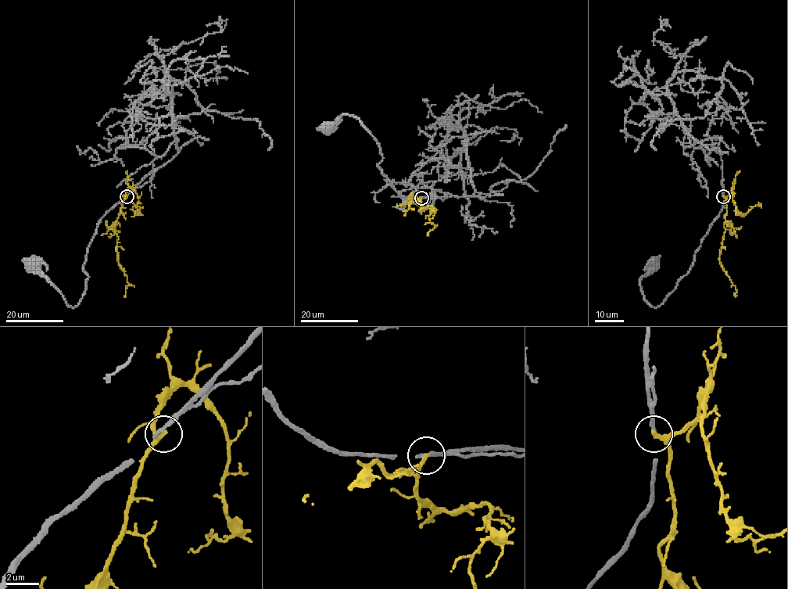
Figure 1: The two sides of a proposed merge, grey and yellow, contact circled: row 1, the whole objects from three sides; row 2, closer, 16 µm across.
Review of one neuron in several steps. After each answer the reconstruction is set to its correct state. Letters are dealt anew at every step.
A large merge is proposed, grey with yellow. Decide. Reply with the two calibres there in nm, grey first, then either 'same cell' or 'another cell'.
280 nm thick on the grey side, 280 nm on the other; another cell

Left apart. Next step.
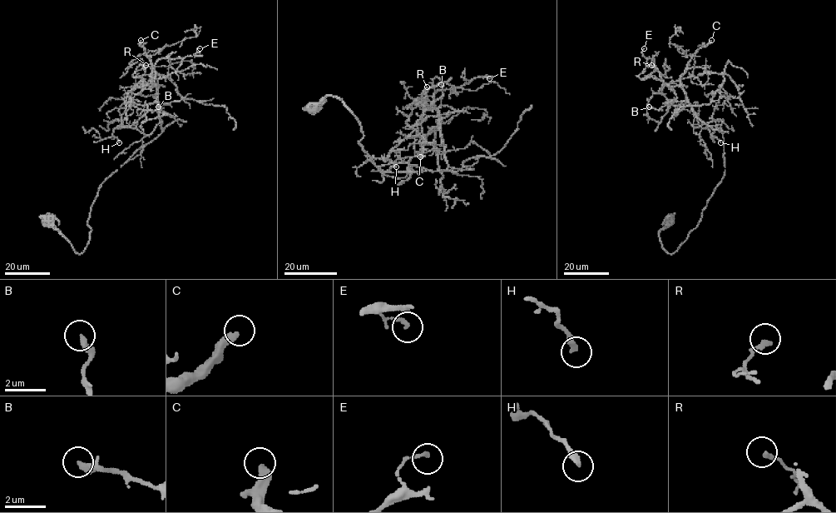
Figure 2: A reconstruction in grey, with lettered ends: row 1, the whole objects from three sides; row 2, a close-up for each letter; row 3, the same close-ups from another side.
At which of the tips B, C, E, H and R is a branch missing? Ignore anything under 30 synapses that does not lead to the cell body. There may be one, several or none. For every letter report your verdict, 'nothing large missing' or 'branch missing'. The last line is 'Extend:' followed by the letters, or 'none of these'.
B: nothing large missing
C: branch missing
E: nothing large missing
H: nothing large missing
R: nothing large missing
Extend: C

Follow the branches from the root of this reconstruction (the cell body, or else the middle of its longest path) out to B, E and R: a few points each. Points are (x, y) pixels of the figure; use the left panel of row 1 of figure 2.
B: (49, 221), (76, 252), (84, 251), (100, 186), (160, 133), (158, 107)
E: (49, 221), (76, 252), (84, 251), (100, 186), (164, 128), (151, 82), (154, 66), (200, 48)
R: (49, 221), (81, 254), (100, 186), (164, 128), (158, 89), (144, 73), (145, 65)

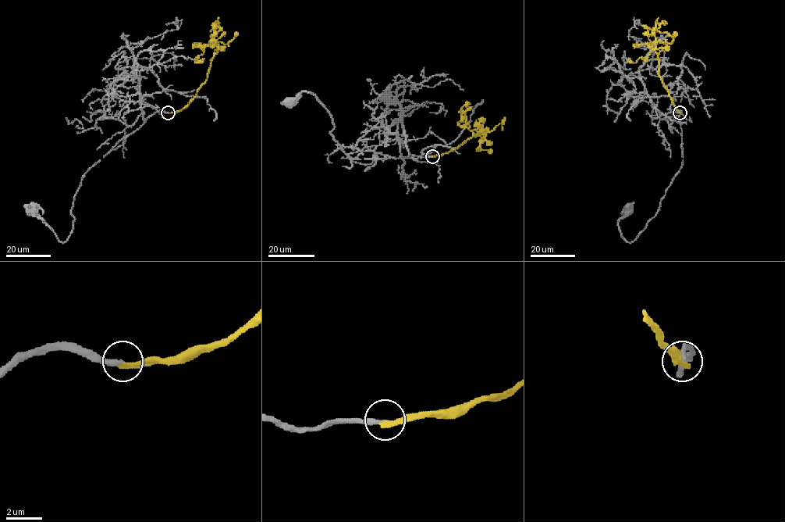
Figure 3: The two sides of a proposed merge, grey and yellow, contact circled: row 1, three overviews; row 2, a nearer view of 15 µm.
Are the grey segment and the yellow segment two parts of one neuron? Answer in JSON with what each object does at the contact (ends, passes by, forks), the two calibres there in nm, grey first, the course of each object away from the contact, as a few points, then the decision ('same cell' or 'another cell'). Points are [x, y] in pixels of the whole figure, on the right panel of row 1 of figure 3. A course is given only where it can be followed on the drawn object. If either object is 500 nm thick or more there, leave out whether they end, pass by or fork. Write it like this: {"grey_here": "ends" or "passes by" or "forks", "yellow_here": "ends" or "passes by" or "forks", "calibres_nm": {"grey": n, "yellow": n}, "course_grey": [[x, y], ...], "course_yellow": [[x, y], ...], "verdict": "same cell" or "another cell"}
{"grey_here": "ends", "yellow_here": "ends", "calibres_nm": {"grey": 260, "yellow": 280}, "course_grey": [[680, 112], [682, 166], [666, 191], [656, 214], [628, 242], [618, 224], [627, 209]], "course_yellow": [[680, 112], [658, 73], [656, 41], [646, 58], [640, 58], [634, 63], [630, 58]], "verdict": "same cell"}

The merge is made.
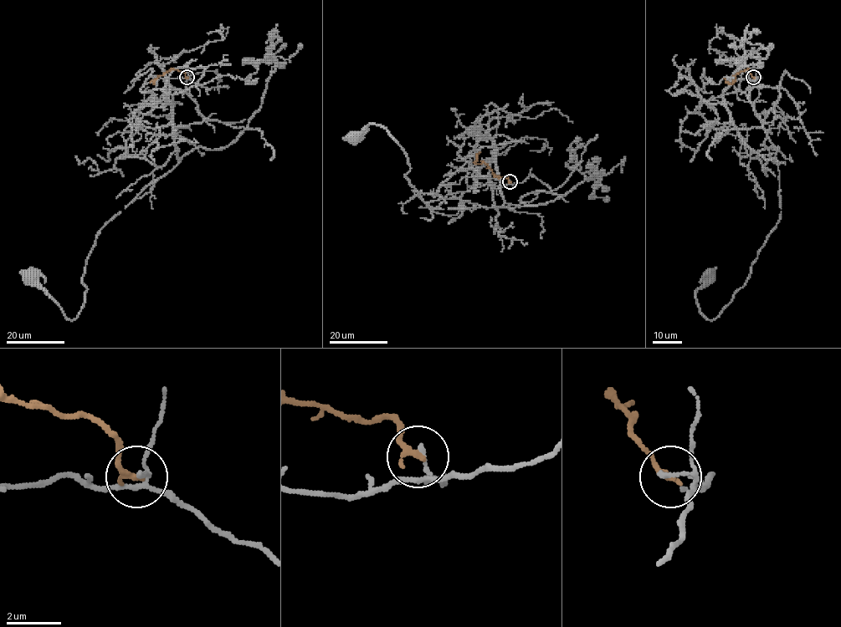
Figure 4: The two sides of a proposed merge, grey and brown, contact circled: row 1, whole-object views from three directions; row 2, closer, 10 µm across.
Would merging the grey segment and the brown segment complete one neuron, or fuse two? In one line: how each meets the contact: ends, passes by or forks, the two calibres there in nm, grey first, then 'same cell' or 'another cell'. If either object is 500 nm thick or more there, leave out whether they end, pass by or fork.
grey passes by; brown ends there; 120 nm thick on the grey side, 240 nm on the other; another cell

